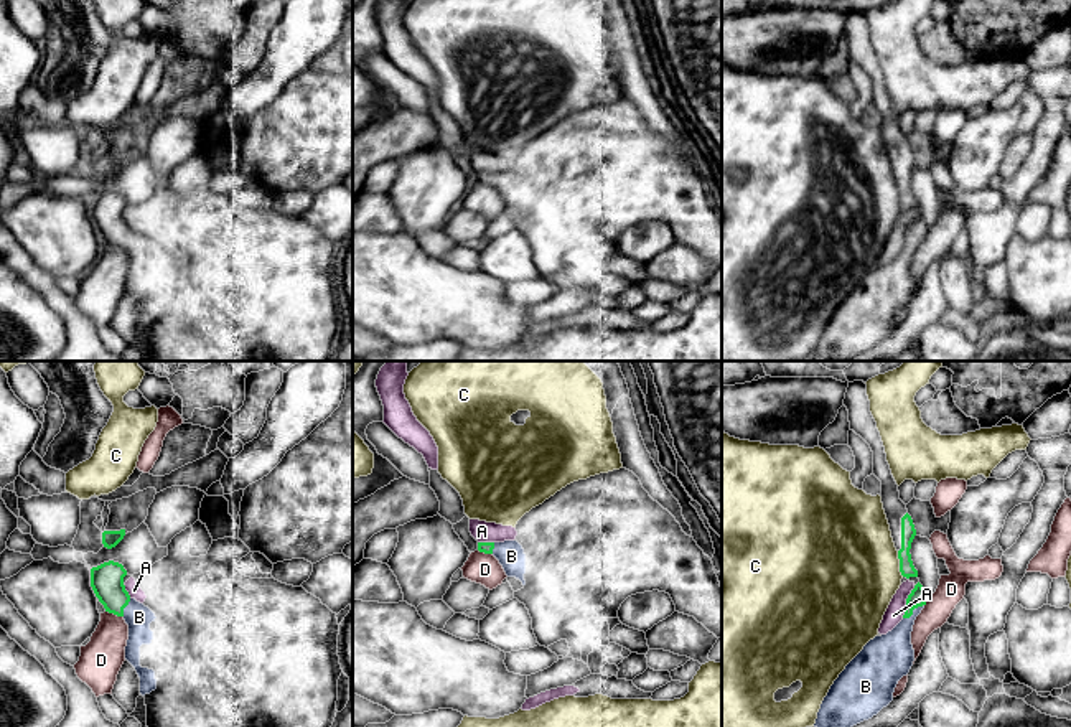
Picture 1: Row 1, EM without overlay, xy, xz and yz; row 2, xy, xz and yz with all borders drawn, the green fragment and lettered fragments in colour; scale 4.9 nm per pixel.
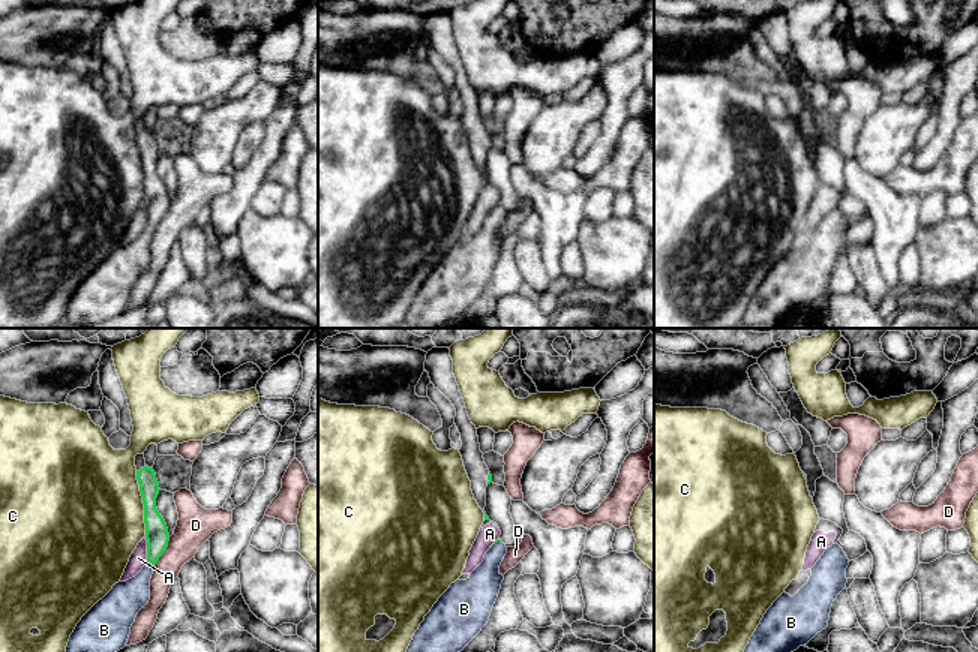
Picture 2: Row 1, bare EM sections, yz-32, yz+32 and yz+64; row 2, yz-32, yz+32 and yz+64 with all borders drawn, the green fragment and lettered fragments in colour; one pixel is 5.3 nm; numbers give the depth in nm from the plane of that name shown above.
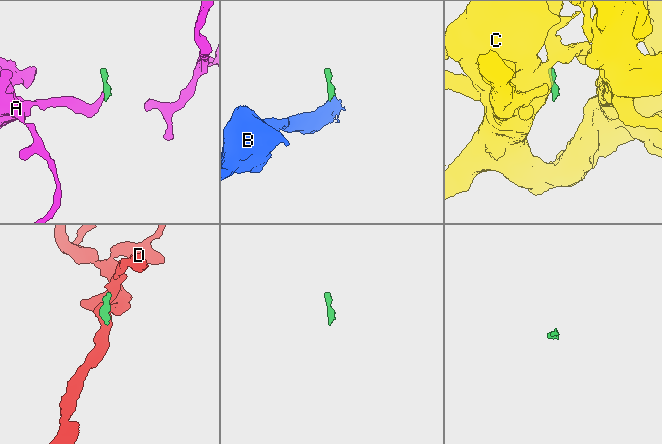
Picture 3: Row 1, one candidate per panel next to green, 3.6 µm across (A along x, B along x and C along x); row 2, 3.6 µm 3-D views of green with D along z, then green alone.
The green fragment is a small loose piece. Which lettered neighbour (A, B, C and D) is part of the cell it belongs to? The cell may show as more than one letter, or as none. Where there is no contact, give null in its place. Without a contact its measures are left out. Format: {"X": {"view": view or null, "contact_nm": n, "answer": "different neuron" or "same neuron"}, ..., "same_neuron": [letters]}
{"A": {"view": "yz", "contact_nm": 170, "answer": "different neuron"}, "B": {"view": "yz", "contact_nm": 130, "answer": "same neuron"}, "C": {"view": "yz", "contact_nm": 130, "answer": "different neuron"}, "D": {"view": "xy", "contact_nm": 90, "answer": "different neuron"}, "same_neuron": ["B"]}

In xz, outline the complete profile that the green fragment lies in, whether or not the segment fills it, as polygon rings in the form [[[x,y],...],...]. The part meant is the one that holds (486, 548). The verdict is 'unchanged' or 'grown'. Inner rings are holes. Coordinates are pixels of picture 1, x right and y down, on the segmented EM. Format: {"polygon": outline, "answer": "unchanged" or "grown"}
{"polygon": [[[517,541],[478,542],[478,551],[493,554],[503,565],[507,577],[516,577],[526,585],[526,554]]], "answer": "grown"}

